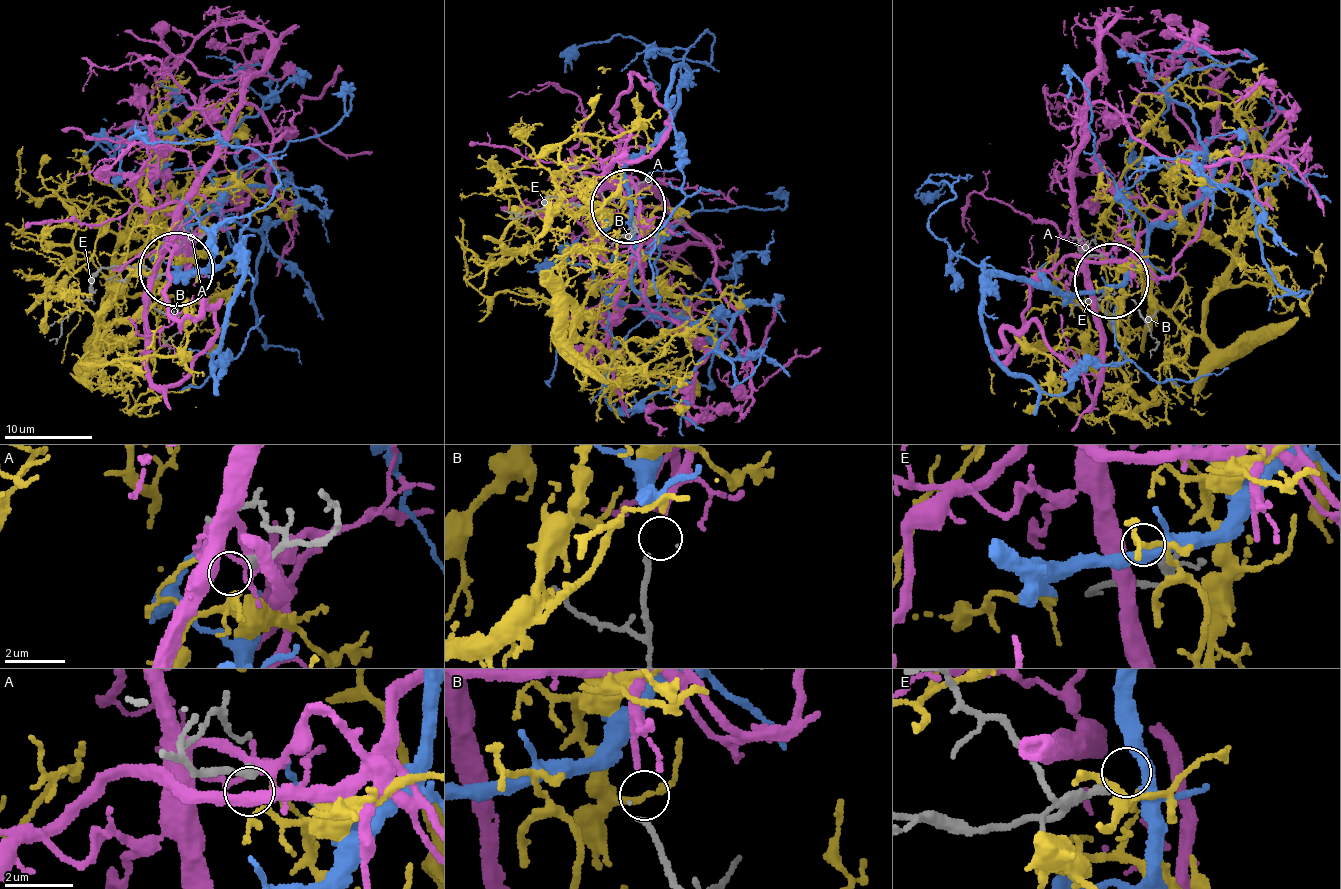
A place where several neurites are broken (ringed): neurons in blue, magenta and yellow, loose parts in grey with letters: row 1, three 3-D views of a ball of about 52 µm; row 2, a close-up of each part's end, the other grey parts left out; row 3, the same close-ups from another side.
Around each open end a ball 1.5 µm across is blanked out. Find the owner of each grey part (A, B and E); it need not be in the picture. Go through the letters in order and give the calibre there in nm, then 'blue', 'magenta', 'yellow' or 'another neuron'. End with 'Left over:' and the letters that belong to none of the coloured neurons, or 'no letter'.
A: calibre 280 nm; yellow
B: calibre 170 nm; magenta
E: calibre 260 nm; another neuron
Left over: E

